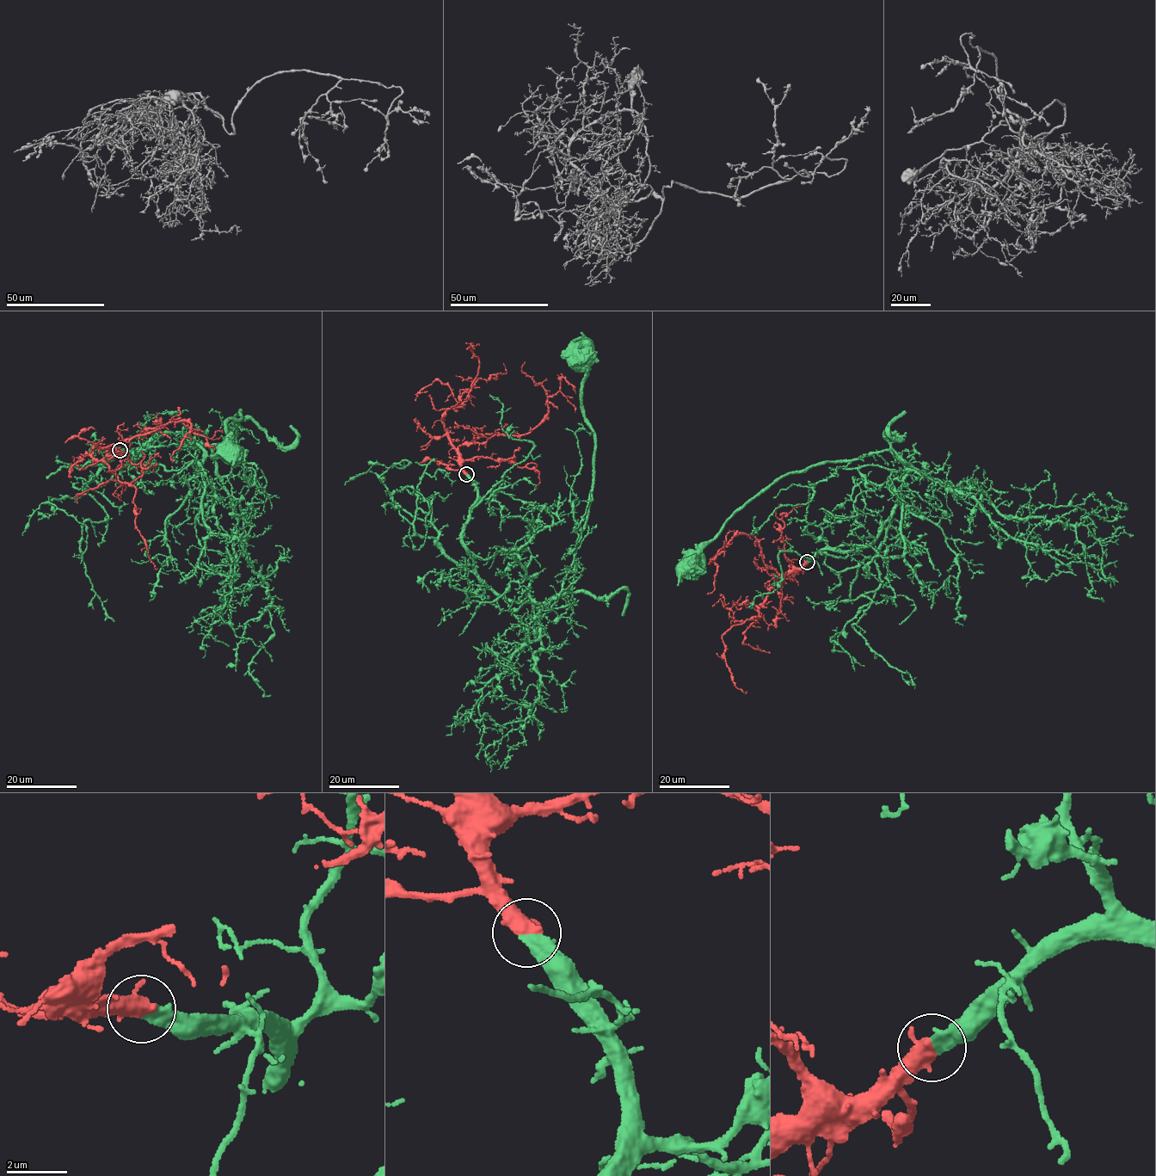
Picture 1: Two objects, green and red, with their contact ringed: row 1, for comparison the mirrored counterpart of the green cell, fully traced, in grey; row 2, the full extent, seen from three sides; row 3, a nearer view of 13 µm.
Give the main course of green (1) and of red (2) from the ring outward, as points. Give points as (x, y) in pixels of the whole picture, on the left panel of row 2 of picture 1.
1: (119, 450), (133, 452), (133, 468), (139, 447), (169, 434), (224, 442), (240, 409), (226, 424), (233, 455)
2: (119, 450), (96, 446), (92, 456), (137, 489), (137, 530), (157, 568)

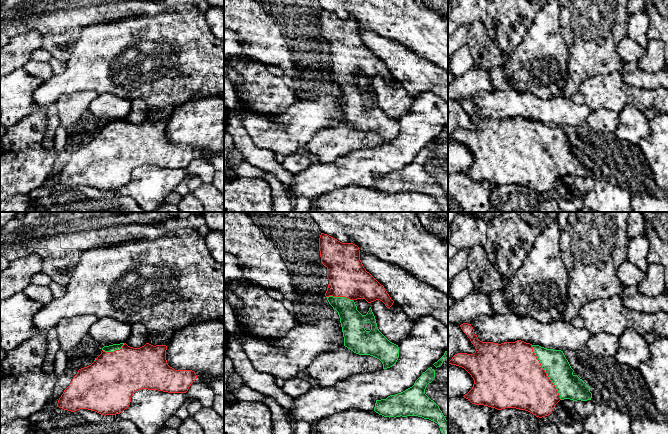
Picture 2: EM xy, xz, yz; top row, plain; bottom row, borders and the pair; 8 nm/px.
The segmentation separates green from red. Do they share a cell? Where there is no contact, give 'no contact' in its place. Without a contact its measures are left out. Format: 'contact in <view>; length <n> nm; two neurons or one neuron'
contact in yz; length 500 nm; one neuron

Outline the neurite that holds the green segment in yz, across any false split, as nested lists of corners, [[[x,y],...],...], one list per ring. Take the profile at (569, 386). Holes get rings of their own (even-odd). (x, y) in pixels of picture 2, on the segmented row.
[[[463,323],[460,327],[476,351],[473,354],[457,353],[448,363],[464,368],[473,378],[472,389],[463,396],[472,404],[497,410],[516,408],[542,418],[550,415],[560,400],[591,400],[590,386],[573,374],[574,370],[563,351],[547,349],[521,340],[501,344],[482,342],[474,334],[471,324]]]

